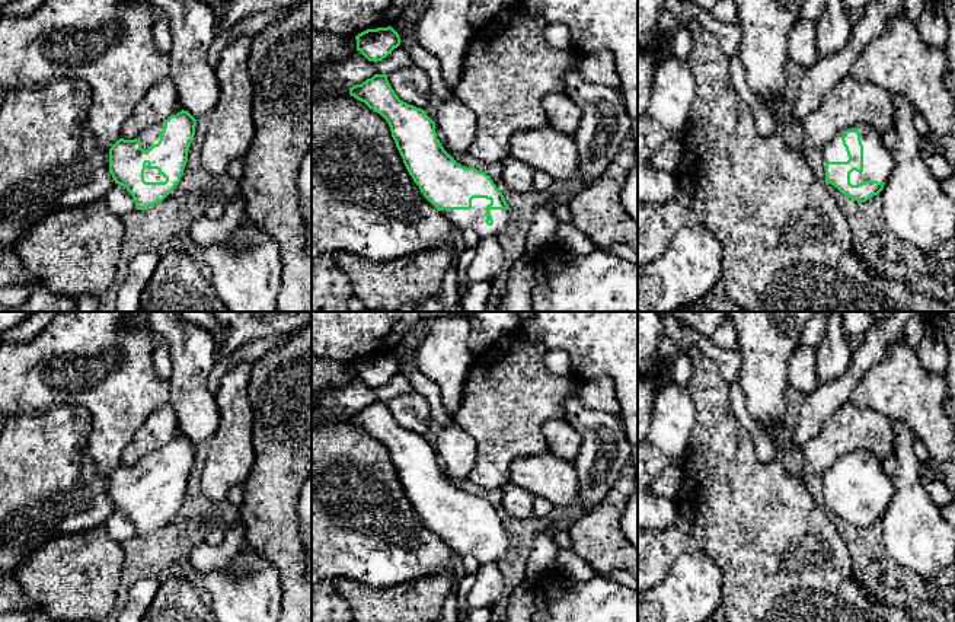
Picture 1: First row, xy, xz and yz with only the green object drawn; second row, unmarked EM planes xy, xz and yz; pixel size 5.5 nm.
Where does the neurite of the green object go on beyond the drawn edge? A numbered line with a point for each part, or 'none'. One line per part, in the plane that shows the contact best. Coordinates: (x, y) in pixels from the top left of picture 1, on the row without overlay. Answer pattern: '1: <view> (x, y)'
1: yz (877, 485)

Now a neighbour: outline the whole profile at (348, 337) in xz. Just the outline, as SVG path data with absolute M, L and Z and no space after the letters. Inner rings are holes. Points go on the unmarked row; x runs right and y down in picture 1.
M312 312L312 355L357 363L367 355L392 353L425 312Z

